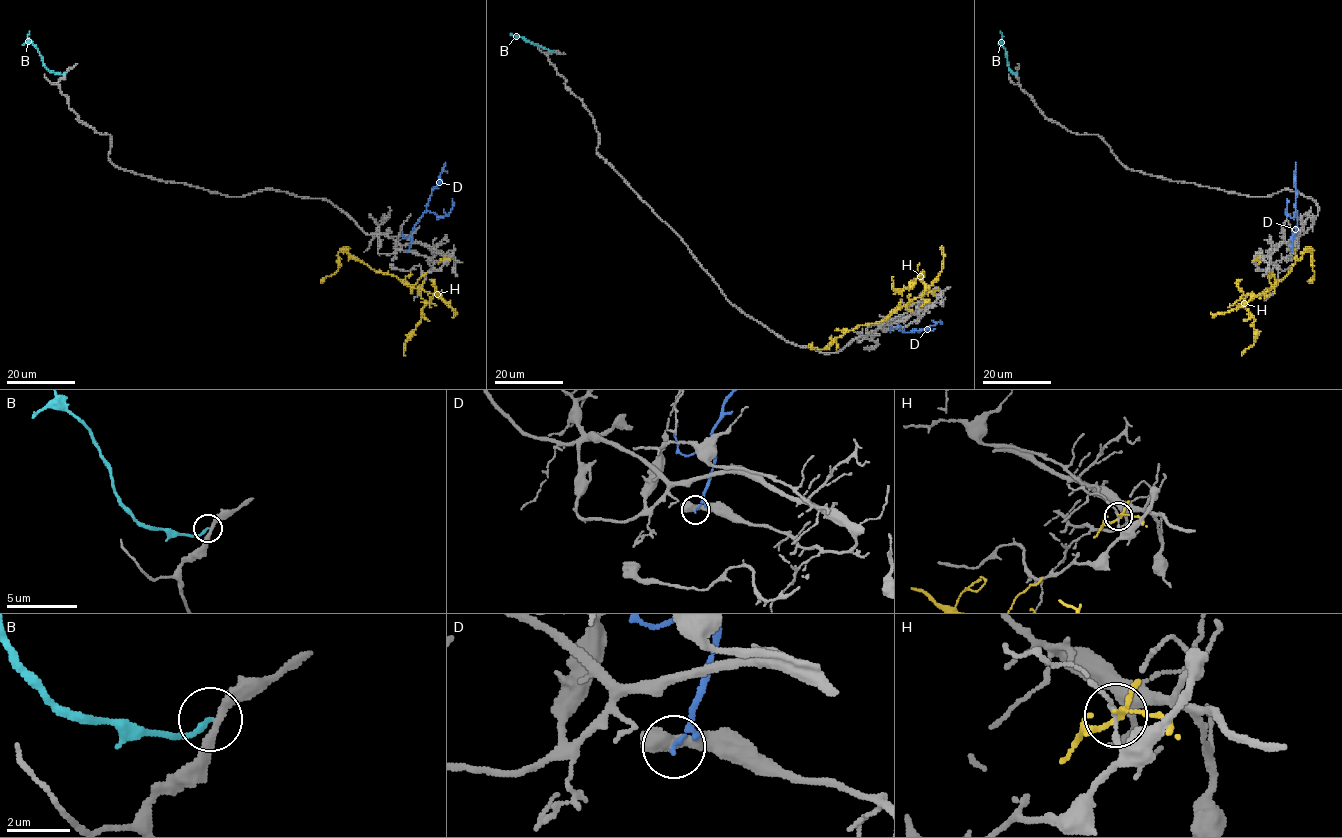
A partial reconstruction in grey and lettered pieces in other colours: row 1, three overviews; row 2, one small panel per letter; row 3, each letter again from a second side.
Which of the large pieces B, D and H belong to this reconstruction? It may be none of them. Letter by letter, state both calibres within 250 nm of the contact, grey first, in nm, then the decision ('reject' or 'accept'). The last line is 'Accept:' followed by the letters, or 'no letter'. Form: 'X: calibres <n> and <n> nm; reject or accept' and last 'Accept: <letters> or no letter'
B: calibres 240 and 190 nm; reject
D: calibres 650 and 130 nm; reject
H: calibres 120 and 140 nm; reject
Accept: no letter

